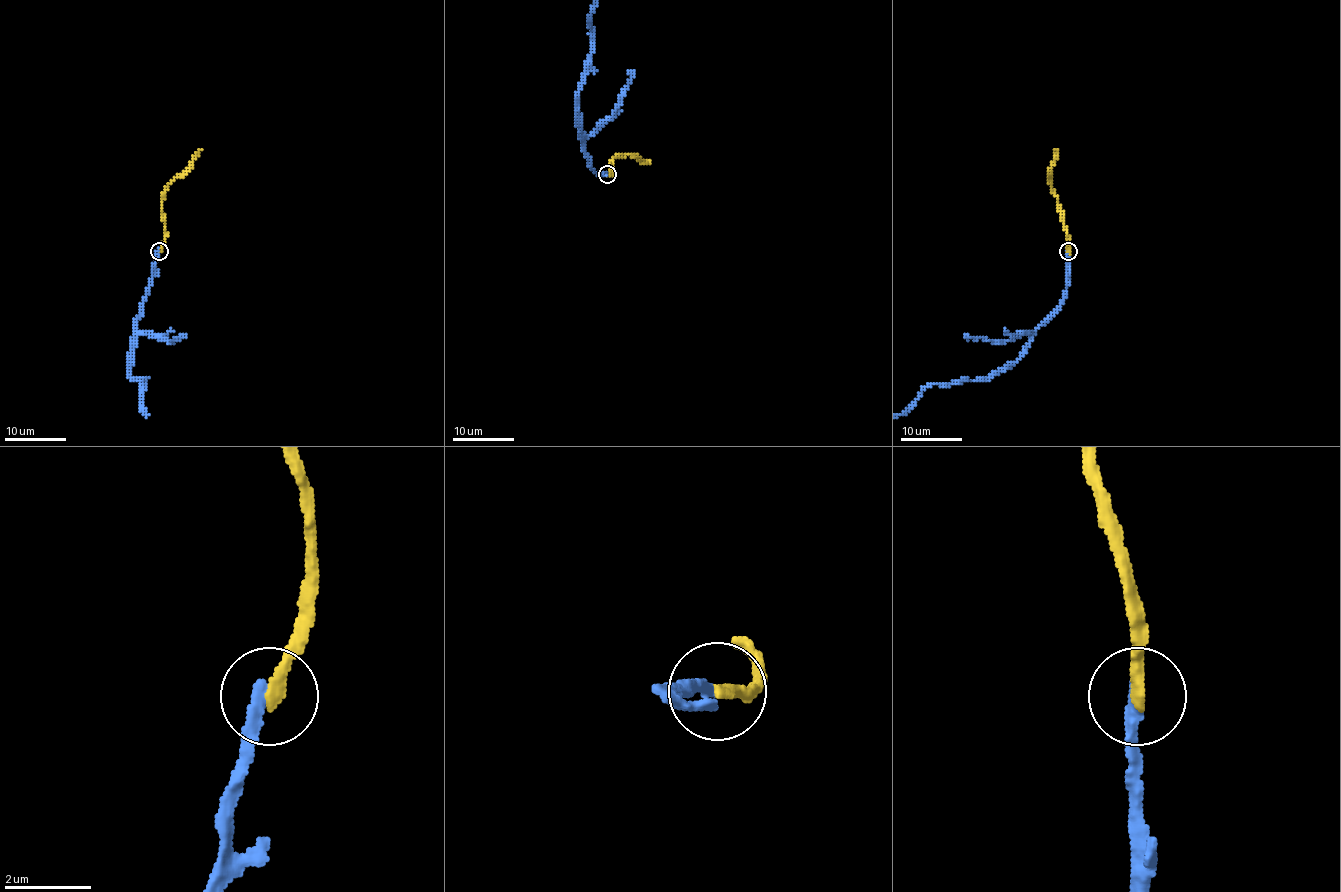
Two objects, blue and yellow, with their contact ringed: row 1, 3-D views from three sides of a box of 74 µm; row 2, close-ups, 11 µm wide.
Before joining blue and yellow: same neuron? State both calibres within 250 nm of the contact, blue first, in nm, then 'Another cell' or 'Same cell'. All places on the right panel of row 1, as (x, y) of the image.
Thickness 300 nm (blue) against 280 nm. Same cell

